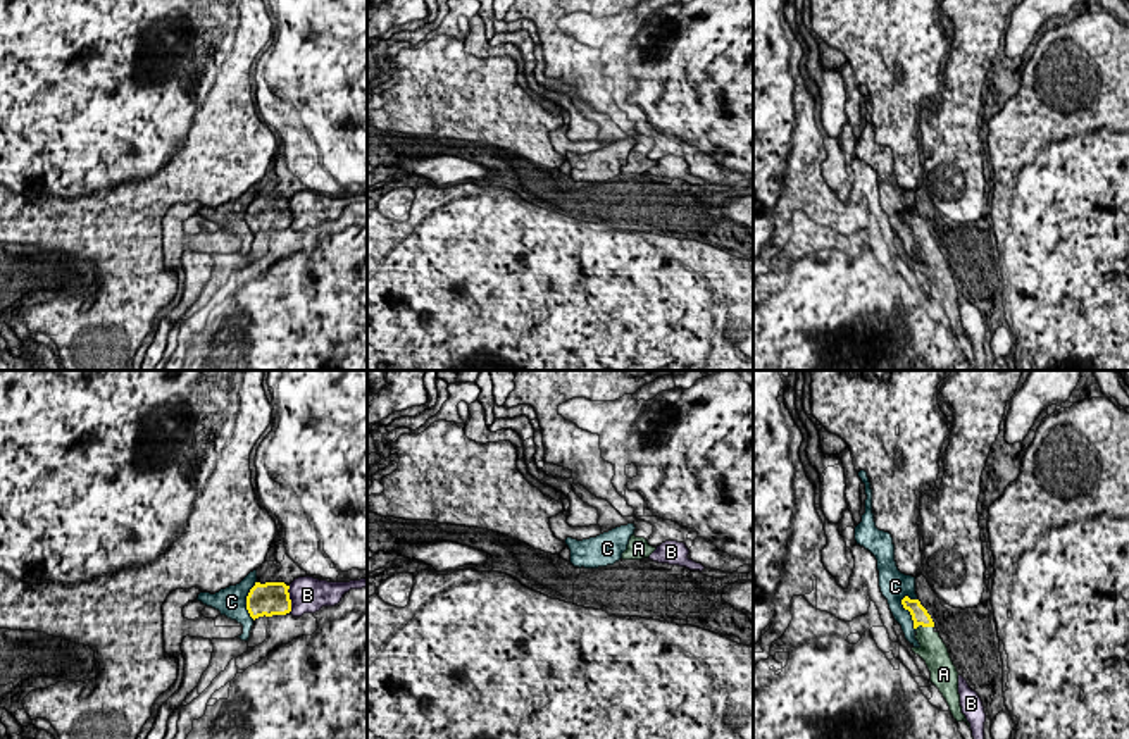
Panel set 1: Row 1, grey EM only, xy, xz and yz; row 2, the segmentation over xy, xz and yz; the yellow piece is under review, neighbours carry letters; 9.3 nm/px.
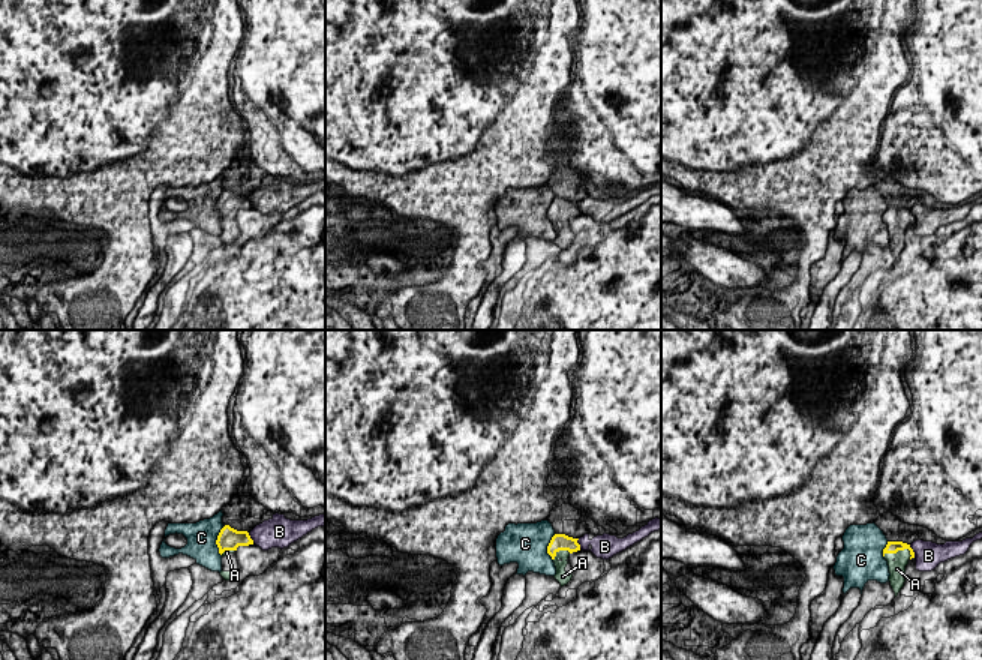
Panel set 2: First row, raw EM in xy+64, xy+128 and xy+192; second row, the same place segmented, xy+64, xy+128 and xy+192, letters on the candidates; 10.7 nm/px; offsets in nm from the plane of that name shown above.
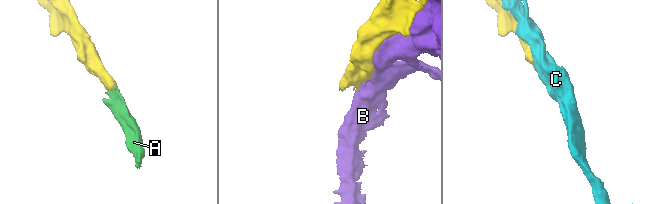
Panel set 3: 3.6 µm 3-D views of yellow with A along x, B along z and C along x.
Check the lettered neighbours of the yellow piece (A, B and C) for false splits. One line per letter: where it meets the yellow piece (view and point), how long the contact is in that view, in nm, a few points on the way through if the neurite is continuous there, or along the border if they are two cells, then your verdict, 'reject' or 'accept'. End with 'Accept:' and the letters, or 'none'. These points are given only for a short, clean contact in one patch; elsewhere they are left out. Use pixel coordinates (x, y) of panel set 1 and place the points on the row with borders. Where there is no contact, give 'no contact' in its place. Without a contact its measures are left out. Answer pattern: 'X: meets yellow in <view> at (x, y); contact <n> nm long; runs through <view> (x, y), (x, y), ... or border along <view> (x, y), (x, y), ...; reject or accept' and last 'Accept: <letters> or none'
A: meets yellow in yz at (924, 626); contact 180 nm long; runs through yz (919, 614), (924, 626), (933, 650); accept
B: meets yellow in xy at (290, 600); contact 260 nm long; reject
C: meets yellow in yz at (909, 610); contact 340 nm long; reject
Accept: A

